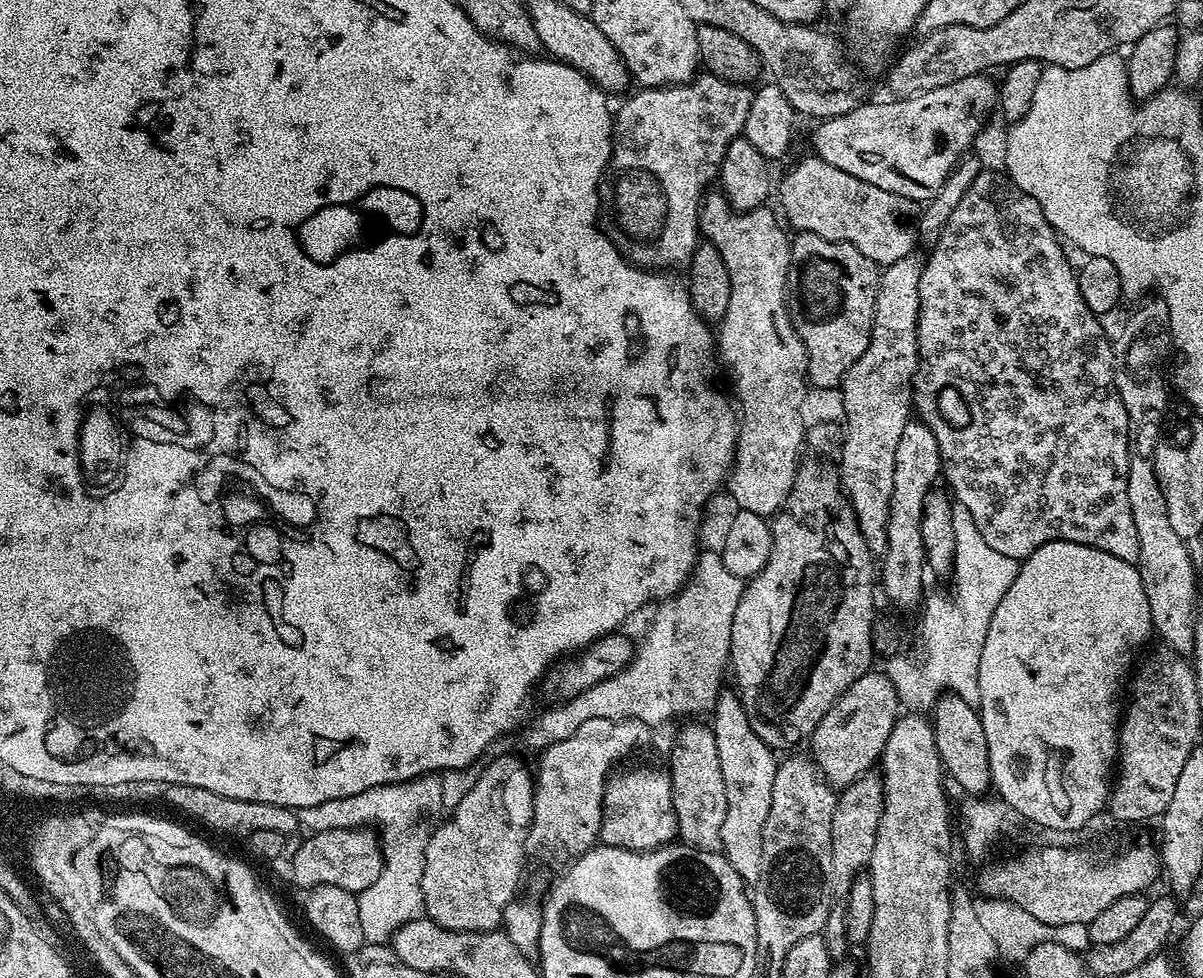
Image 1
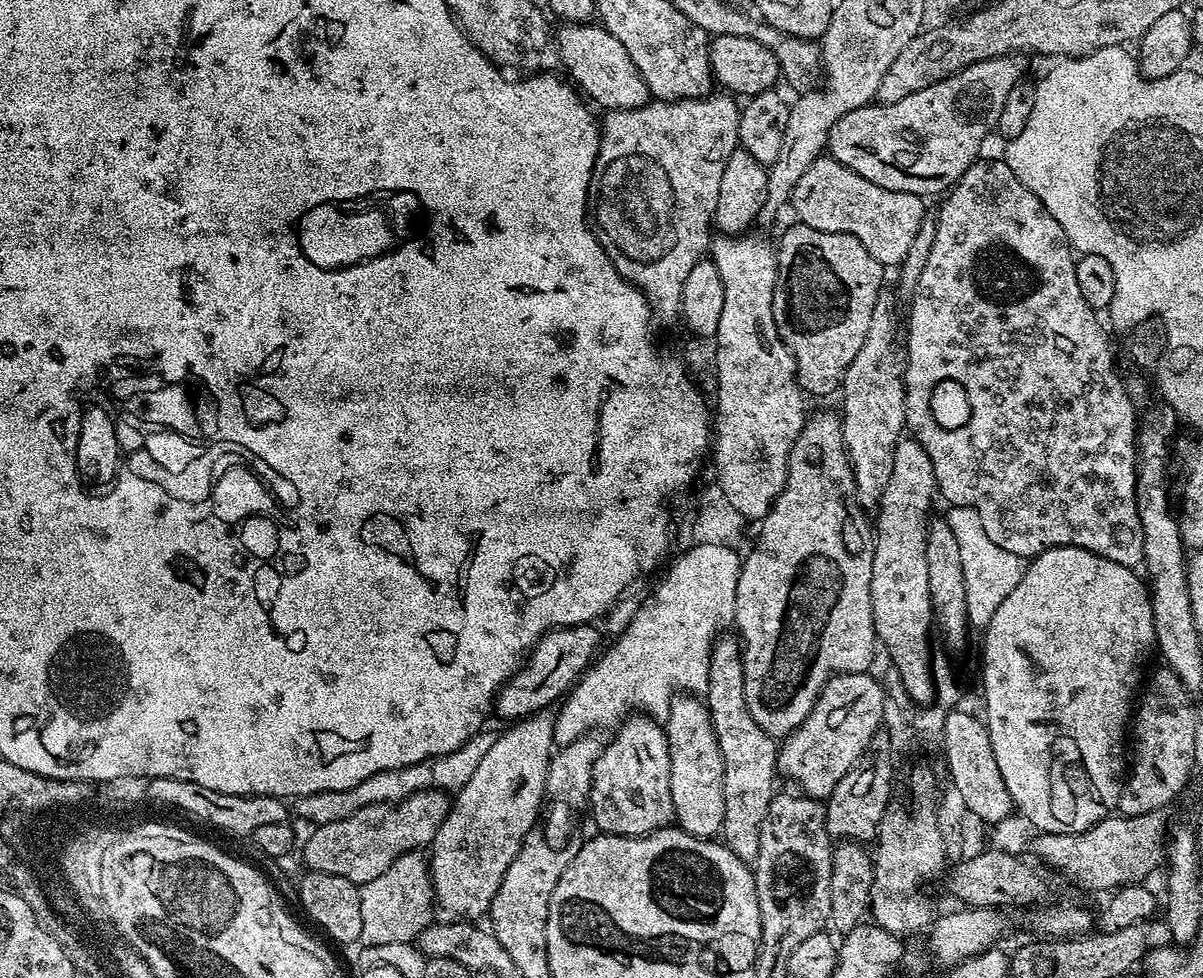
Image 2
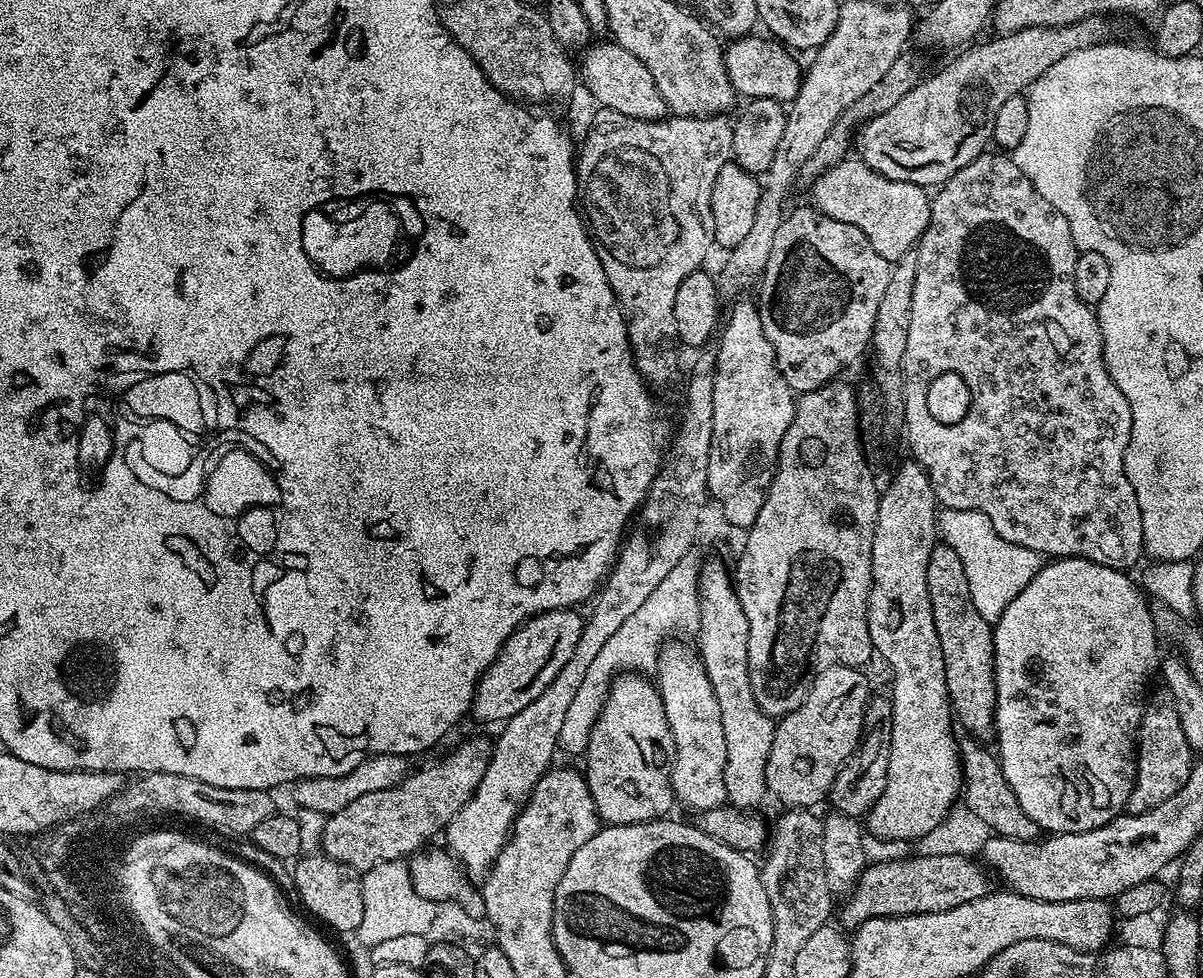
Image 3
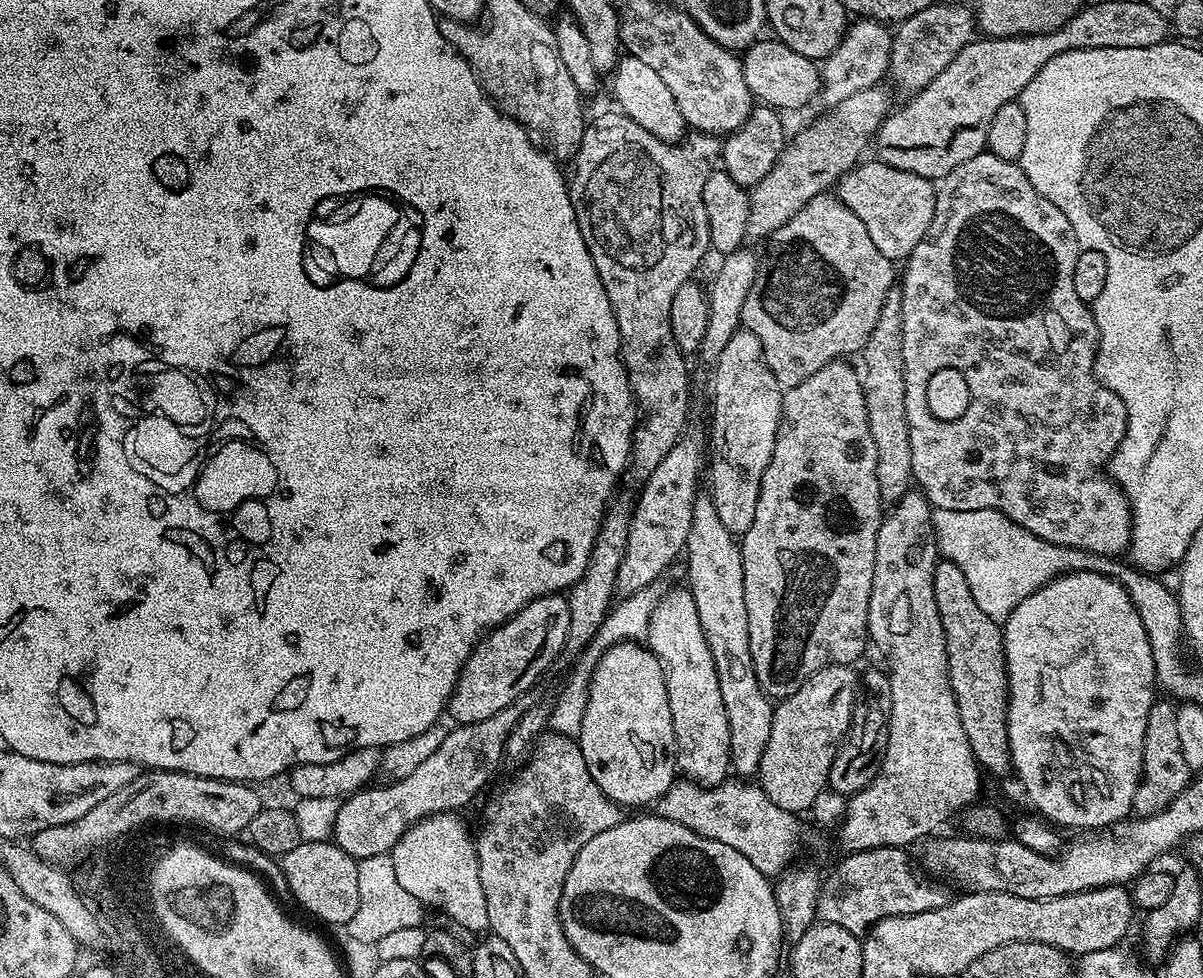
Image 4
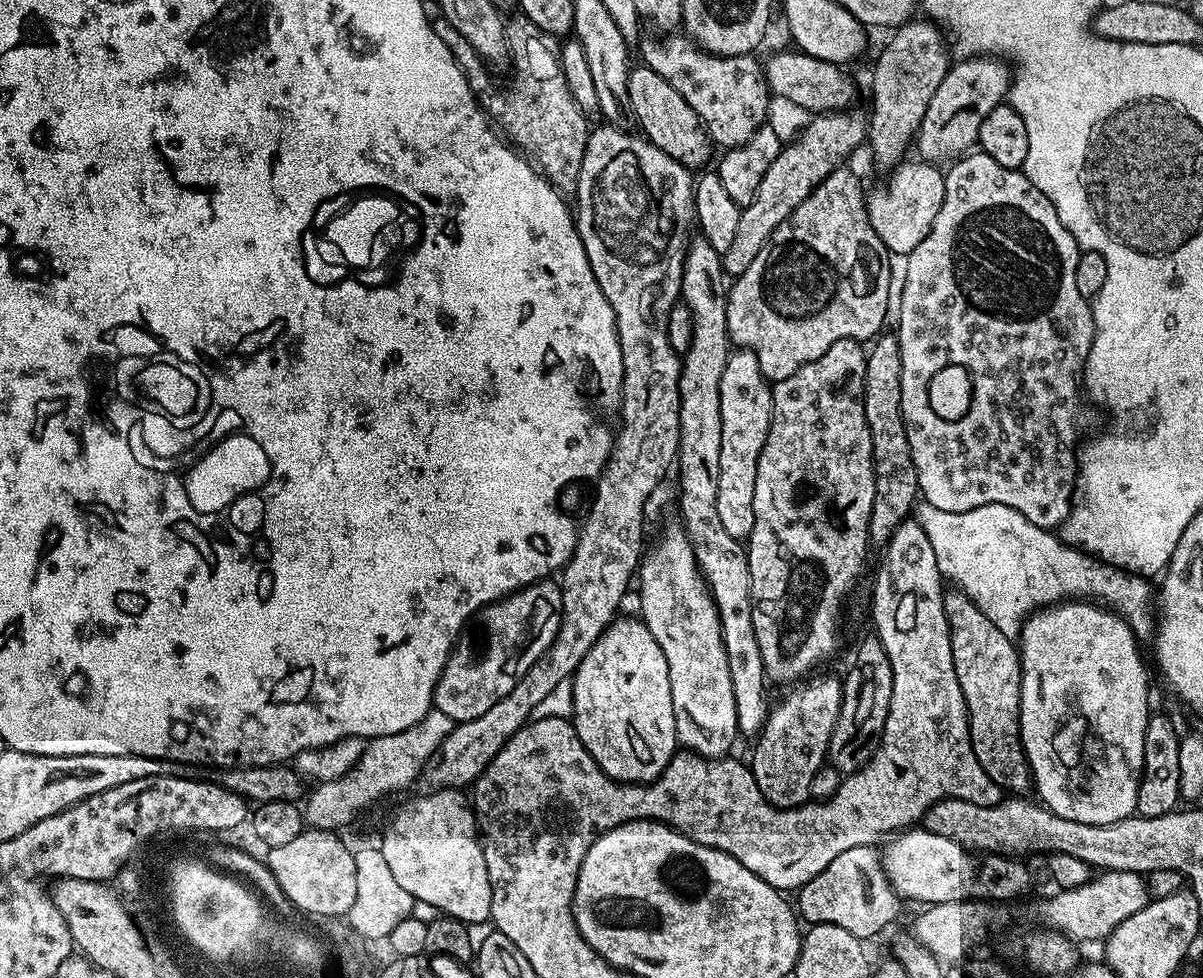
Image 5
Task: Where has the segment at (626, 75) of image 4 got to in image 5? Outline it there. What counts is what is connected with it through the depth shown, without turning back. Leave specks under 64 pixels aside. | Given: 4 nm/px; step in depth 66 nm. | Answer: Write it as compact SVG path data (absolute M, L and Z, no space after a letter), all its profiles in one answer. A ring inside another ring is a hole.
M647 66L633 67L628 74L628 89L630 90L630 106L635 123L640 123L639 131L658 150L670 154L679 164L685 164L690 170L703 169L708 159L712 156L714 145L704 131L698 114L690 110L686 98L670 86L662 78L662 74L654 74Z

